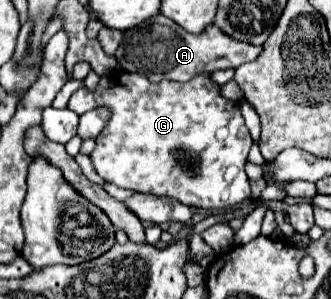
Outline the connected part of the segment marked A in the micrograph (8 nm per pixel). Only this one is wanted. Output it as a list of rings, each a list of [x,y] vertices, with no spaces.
[[[155,16],[155,20],[151,18],[139,24],[137,28],[123,32],[115,58],[125,72],[139,72],[147,76],[151,82],[159,82],[159,80],[187,82],[201,72],[239,68],[241,64],[255,60],[259,54],[261,54],[261,46],[251,46],[239,40],[231,40],[229,36],[223,36],[223,32],[219,32],[219,28],[215,28],[213,24],[211,28],[207,26],[199,34],[191,34],[179,28],[179,24],[175,22]]]

